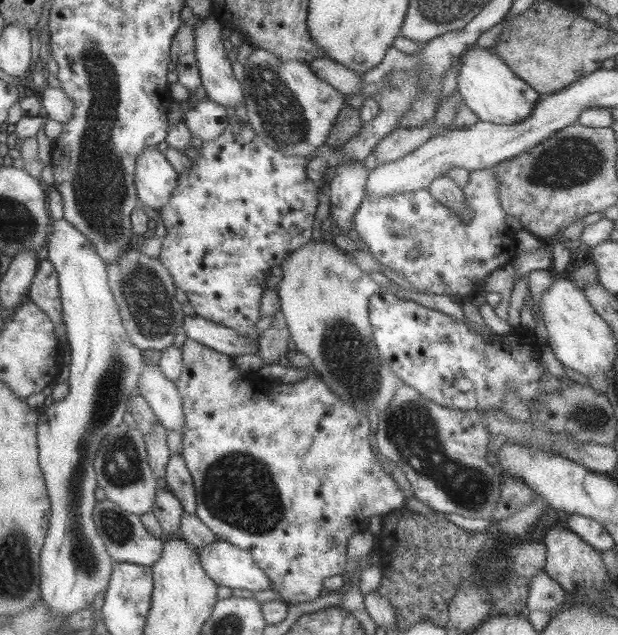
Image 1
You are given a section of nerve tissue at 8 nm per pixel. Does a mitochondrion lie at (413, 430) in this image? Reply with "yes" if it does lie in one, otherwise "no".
yes

